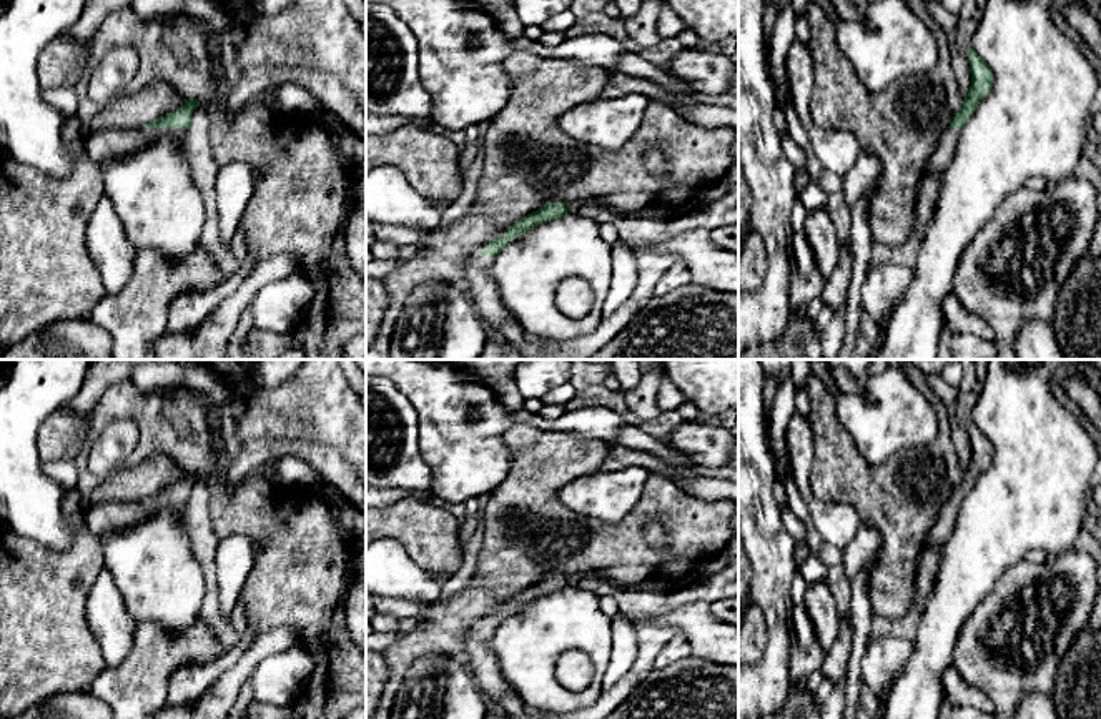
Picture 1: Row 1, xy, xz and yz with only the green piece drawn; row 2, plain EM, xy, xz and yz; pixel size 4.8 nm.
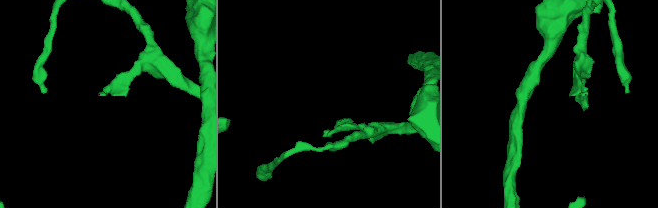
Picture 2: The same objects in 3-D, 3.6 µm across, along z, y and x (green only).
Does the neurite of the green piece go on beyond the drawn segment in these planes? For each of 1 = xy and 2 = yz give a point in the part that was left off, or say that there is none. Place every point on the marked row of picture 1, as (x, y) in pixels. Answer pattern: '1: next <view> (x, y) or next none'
1: next xy (103, 143)
2: next yz (947, 145)

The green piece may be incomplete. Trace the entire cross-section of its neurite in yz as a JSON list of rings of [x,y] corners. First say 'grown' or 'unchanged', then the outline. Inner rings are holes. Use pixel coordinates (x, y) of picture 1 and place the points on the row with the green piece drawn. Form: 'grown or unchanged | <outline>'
grown | [[[973,48],[968,52],[968,63],[971,72],[971,87],[965,93],[963,107],[955,113],[950,126],[941,135],[935,153],[931,155],[926,176],[943,173],[950,165],[965,125],[975,113],[978,103],[993,88],[993,72]]]

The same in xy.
grown | [[[190,97],[183,107],[143,126],[96,126],[85,140],[86,153],[96,165],[101,165],[133,155],[161,138],[183,141],[198,107],[200,102]]]

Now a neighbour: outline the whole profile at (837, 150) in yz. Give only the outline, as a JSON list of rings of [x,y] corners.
[[[793,38],[787,58],[787,77],[797,117],[805,128],[810,150],[825,171],[845,176],[857,163],[862,148],[860,141],[848,130],[828,130],[818,126],[810,117],[810,97],[813,92],[813,67],[810,45]]]

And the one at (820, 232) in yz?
[[[827,208],[810,211],[805,221],[807,240],[815,253],[817,266],[827,281],[835,271],[842,245]]]

